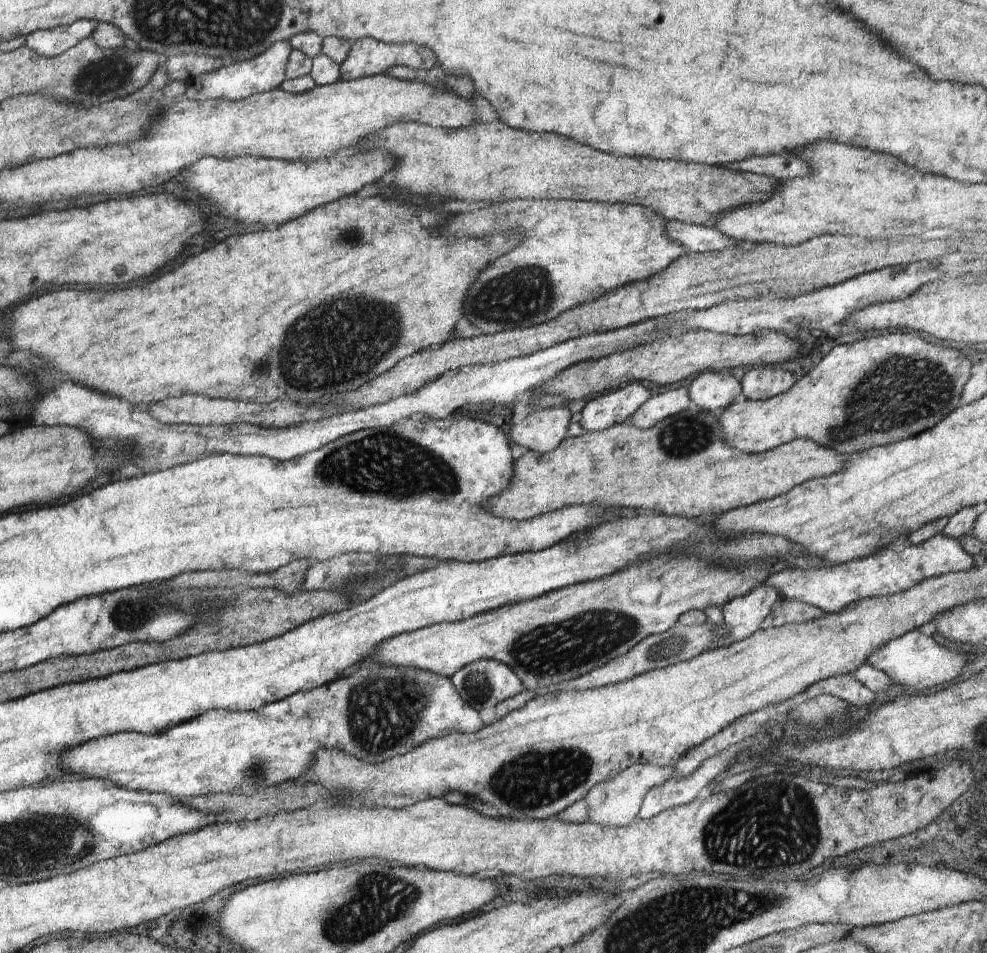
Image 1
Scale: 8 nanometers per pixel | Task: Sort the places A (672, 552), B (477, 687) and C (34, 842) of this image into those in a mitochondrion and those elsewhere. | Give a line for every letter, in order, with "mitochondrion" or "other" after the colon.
A: other
B: mitochondrion
C: mitochondrion

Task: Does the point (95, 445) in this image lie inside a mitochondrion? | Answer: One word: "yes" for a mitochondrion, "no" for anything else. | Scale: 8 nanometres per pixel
no

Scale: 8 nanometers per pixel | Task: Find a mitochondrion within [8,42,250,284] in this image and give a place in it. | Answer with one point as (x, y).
(99, 77)

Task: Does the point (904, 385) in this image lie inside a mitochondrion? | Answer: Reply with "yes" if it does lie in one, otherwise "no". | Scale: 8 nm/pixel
yes

